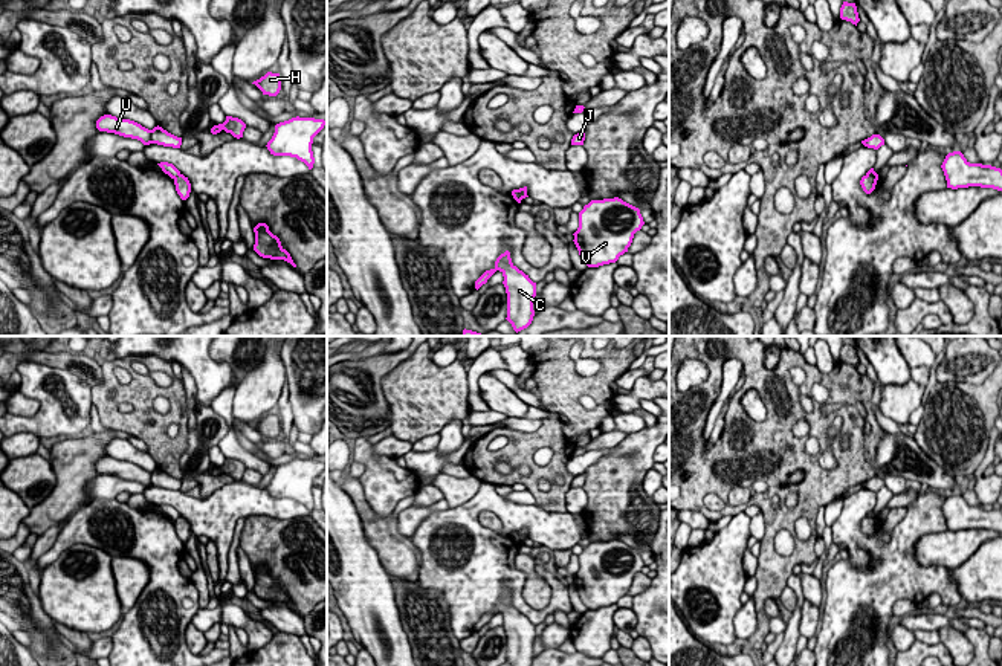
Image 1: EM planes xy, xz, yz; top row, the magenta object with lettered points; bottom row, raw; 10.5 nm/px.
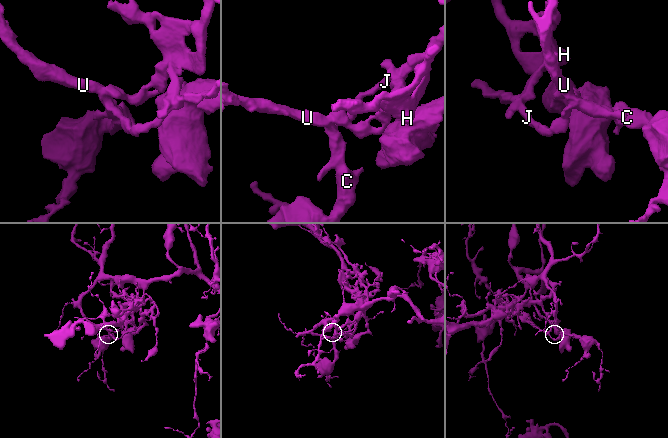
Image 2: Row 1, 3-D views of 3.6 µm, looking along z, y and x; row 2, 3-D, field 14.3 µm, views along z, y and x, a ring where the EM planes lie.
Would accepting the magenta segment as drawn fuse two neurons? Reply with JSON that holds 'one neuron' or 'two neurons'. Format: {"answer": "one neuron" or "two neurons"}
{"answer": "two neurons"}

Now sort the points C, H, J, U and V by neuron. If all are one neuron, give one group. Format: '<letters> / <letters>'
C U V / H J

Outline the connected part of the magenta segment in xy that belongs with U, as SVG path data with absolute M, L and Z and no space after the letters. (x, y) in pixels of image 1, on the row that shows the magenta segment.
M104 115L96 121L96 128L99 131L107 131L107 133L124 136L124 137L137 139L144 145L153 144L151 130L130 119Z

